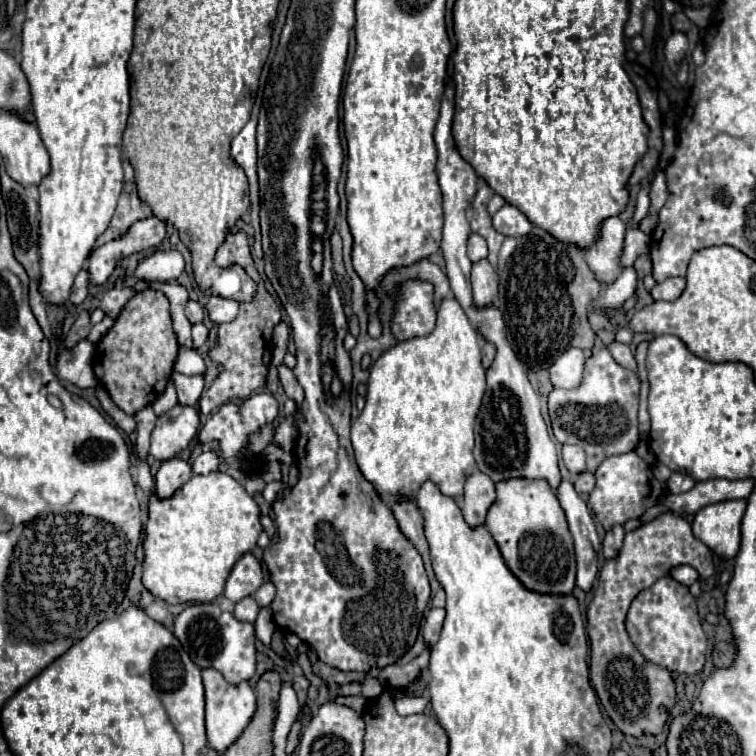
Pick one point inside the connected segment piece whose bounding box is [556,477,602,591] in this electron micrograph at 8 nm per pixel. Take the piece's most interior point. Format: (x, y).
(586, 541)

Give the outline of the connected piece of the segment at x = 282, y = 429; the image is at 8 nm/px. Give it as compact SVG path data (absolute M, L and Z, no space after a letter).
M286 417L280 427L274 433L274 443L280 449L292 449L294 447L294 439L296 439L296 429L292 425L292 417Z

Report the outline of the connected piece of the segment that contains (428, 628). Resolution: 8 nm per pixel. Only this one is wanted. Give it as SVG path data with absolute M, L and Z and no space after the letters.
M430 609L428 615L424 617L424 625L422 625L422 635L424 635L424 643L428 647L432 647L442 631L442 623L444 623L444 609Z

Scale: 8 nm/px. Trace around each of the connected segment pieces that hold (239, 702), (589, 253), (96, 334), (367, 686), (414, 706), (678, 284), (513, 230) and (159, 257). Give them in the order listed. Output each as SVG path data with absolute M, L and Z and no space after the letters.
M204 669L202 671L204 689L206 689L206 733L208 733L208 745L216 749L218 753L224 753L226 747L232 745L232 741L244 731L244 727L250 723L254 711L256 711L256 695L254 689L242 681L238 685L230 685L222 673L216 669Z
M608 217L600 223L594 245L584 251L586 263L604 285L610 285L622 271L620 253L624 245L624 231L626 227L620 217Z
M106 315L106 317L104 317L100 323L98 323L98 325L94 325L94 327L92 327L92 331L90 331L88 339L96 343L96 341L98 341L98 339L100 339L100 337L102 337L102 335L104 335L104 333L106 333L110 327L112 327L112 323L114 323L114 319L112 319L110 315Z
M367 676L362 684L362 695L365 698L376 698L383 690L384 687L378 679L371 676Z
M405 695L395 700L395 707L399 715L407 716L423 713L429 700L424 696Z
M672 277L666 279L664 283L656 283L652 289L654 301L676 301L686 289L686 279L684 277Z
M506 203L500 211L496 211L492 221L494 221L494 229L502 235L520 237L520 235L526 235L532 229L532 223L526 219L526 215L510 203Z
M156 251L136 267L138 279L144 281L176 281L184 273L184 257L180 251Z

